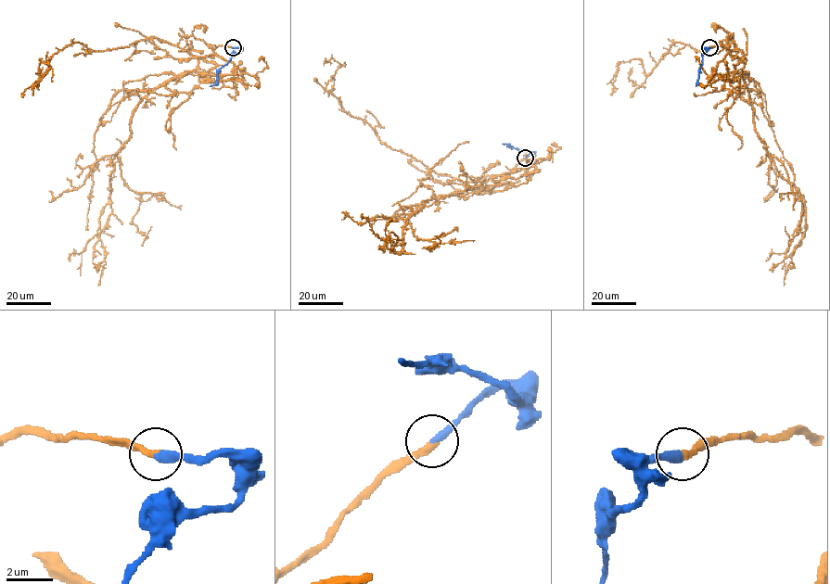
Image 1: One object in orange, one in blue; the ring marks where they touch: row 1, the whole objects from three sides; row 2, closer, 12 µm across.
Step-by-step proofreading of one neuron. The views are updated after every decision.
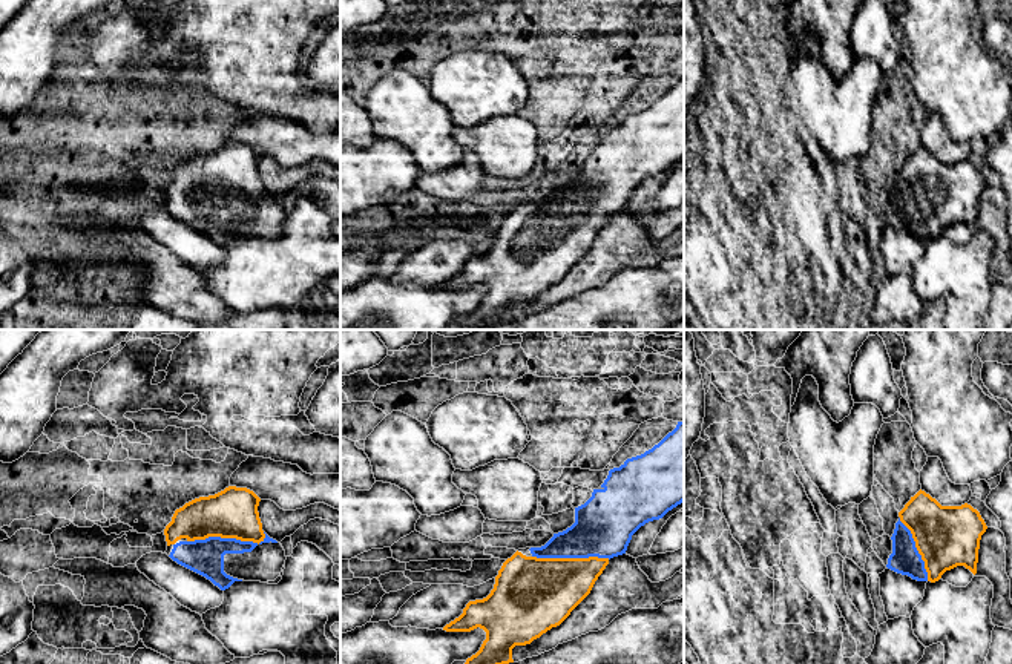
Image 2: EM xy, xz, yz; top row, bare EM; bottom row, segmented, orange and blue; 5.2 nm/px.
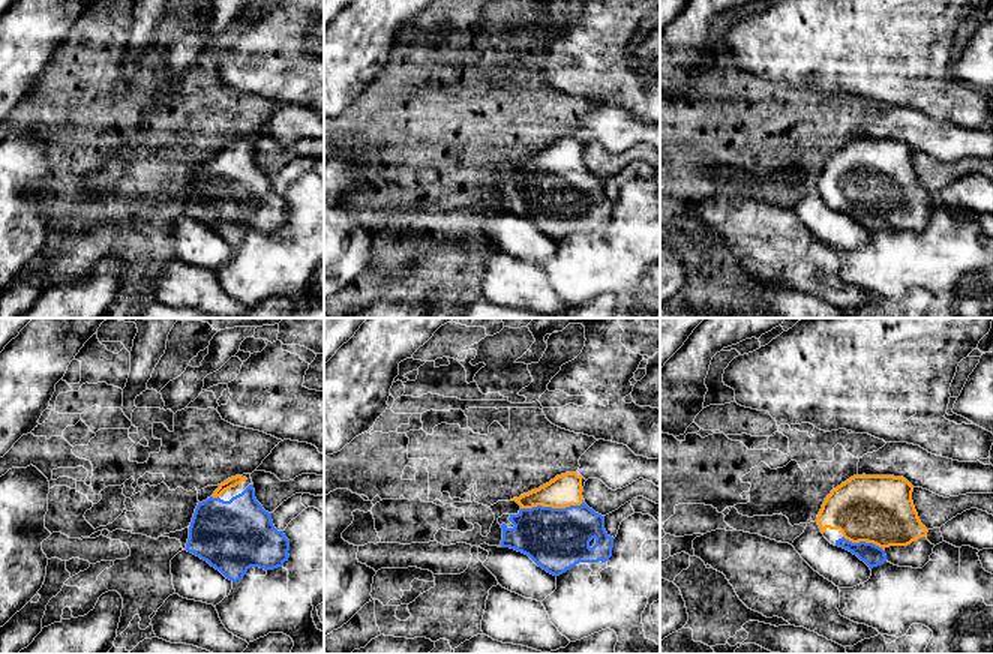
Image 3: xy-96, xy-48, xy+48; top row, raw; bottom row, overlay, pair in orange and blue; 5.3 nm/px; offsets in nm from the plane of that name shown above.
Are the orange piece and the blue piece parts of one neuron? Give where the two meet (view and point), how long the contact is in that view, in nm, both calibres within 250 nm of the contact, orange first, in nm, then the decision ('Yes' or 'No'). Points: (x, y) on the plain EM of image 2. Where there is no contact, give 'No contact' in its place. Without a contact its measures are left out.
Touches orange at xy (227, 193). Shared border 420 nm. Thickness 260 nm (orange) against 190 nm. Yes

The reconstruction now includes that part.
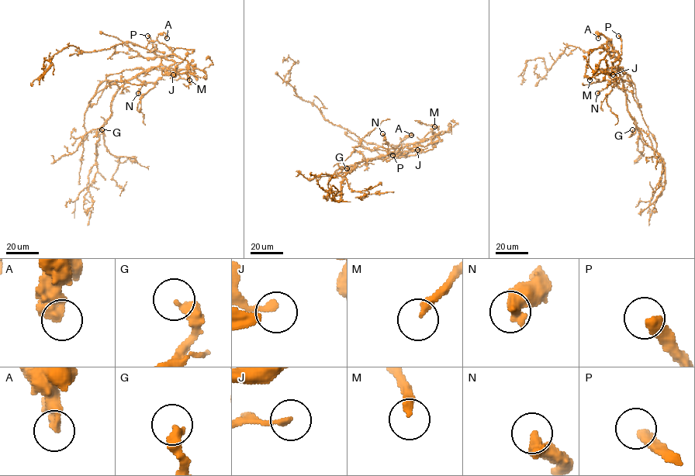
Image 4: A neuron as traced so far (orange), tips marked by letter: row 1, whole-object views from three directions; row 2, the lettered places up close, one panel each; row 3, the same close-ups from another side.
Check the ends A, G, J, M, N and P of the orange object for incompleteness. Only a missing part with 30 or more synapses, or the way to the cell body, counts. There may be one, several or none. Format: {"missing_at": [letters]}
{"missing_at": ["M", "P"]}

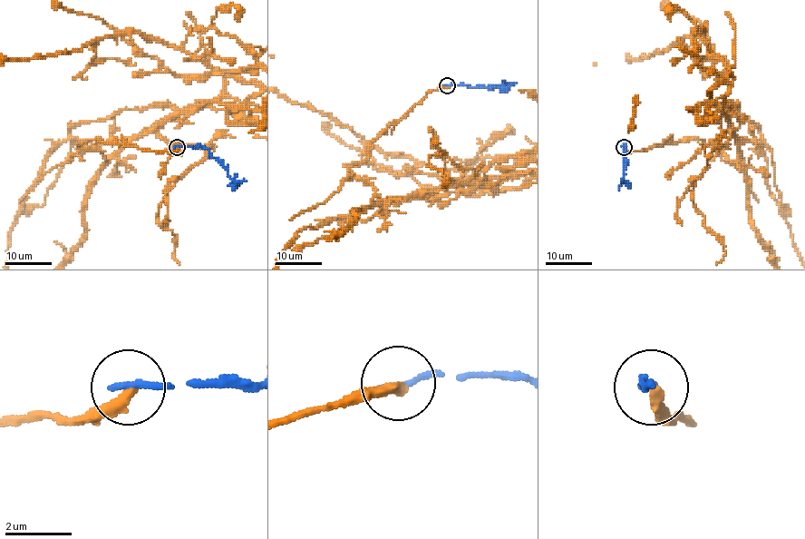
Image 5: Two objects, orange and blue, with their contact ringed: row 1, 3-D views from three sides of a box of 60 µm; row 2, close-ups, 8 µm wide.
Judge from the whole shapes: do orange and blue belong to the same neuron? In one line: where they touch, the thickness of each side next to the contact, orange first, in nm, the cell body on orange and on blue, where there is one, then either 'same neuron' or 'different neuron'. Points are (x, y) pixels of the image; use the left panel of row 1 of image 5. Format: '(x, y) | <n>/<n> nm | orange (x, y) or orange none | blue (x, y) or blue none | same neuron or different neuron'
(177, 147) | 380/220 nm | orange none | blue none | different neuron

